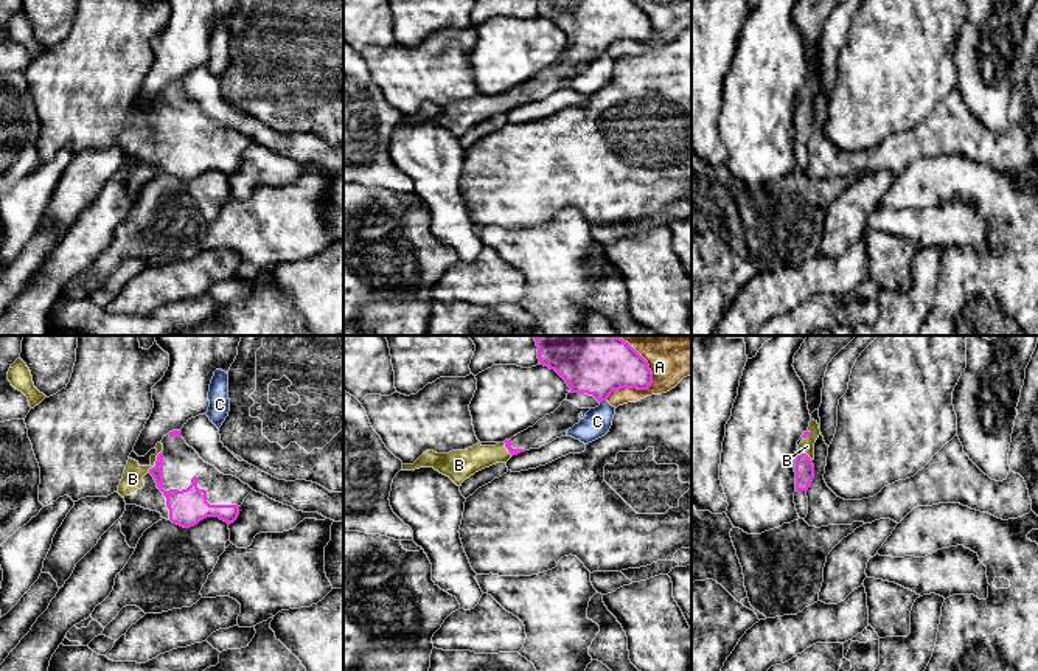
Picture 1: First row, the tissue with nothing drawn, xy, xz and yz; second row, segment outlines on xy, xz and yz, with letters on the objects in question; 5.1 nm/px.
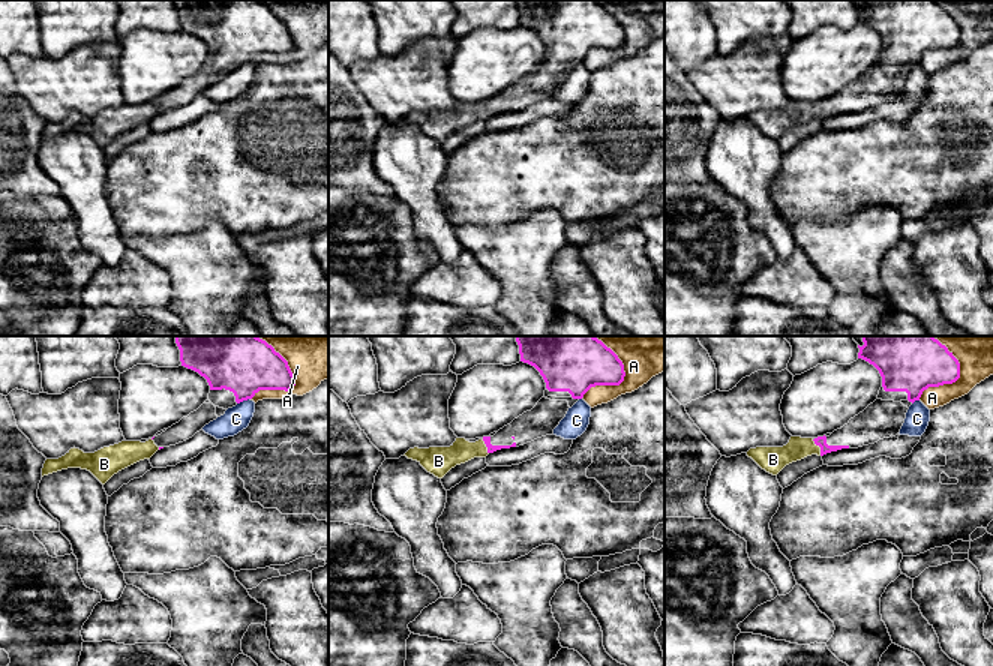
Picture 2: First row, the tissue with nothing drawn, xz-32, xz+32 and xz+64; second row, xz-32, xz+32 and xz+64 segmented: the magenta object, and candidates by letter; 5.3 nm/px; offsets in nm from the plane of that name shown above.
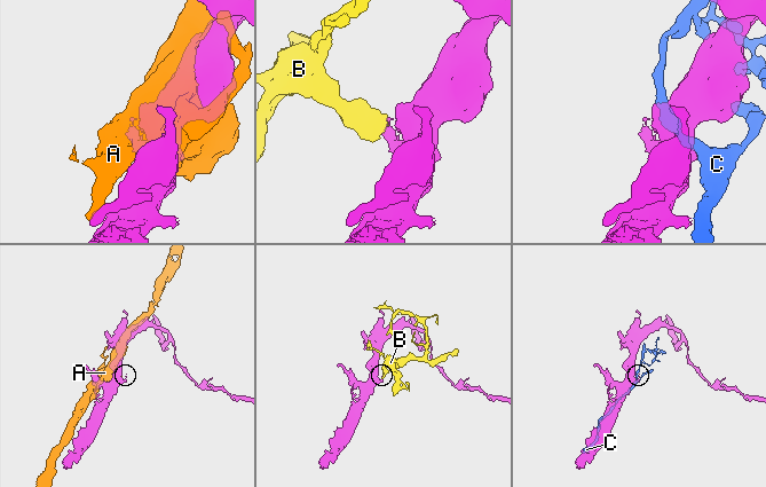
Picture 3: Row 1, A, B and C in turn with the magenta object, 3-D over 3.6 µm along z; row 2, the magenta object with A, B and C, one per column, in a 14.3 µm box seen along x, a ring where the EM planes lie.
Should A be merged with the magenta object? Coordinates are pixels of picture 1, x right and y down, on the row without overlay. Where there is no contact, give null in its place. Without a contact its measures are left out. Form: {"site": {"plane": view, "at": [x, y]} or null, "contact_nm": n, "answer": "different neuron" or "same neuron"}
{"site": {"plane": "xz", "at": [645, 41]}, "contact_nm": 320, "answer": "different neuron"}

